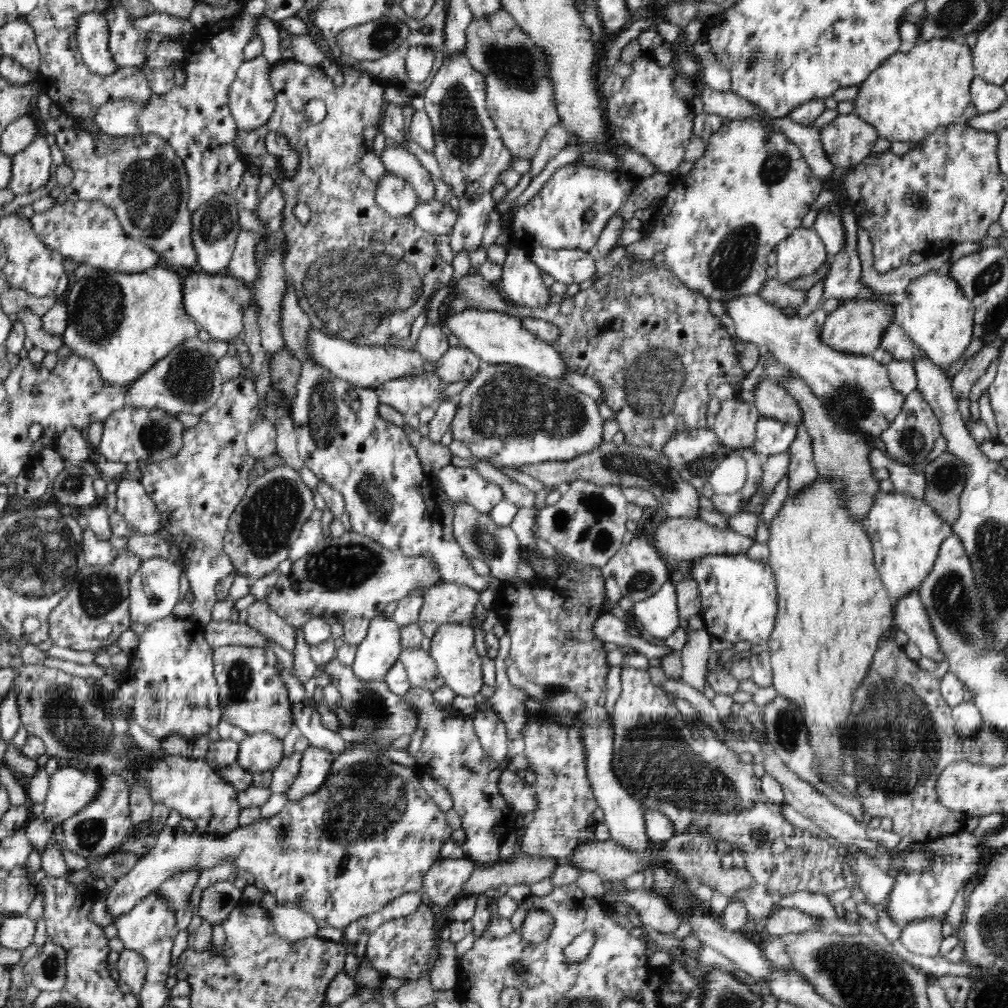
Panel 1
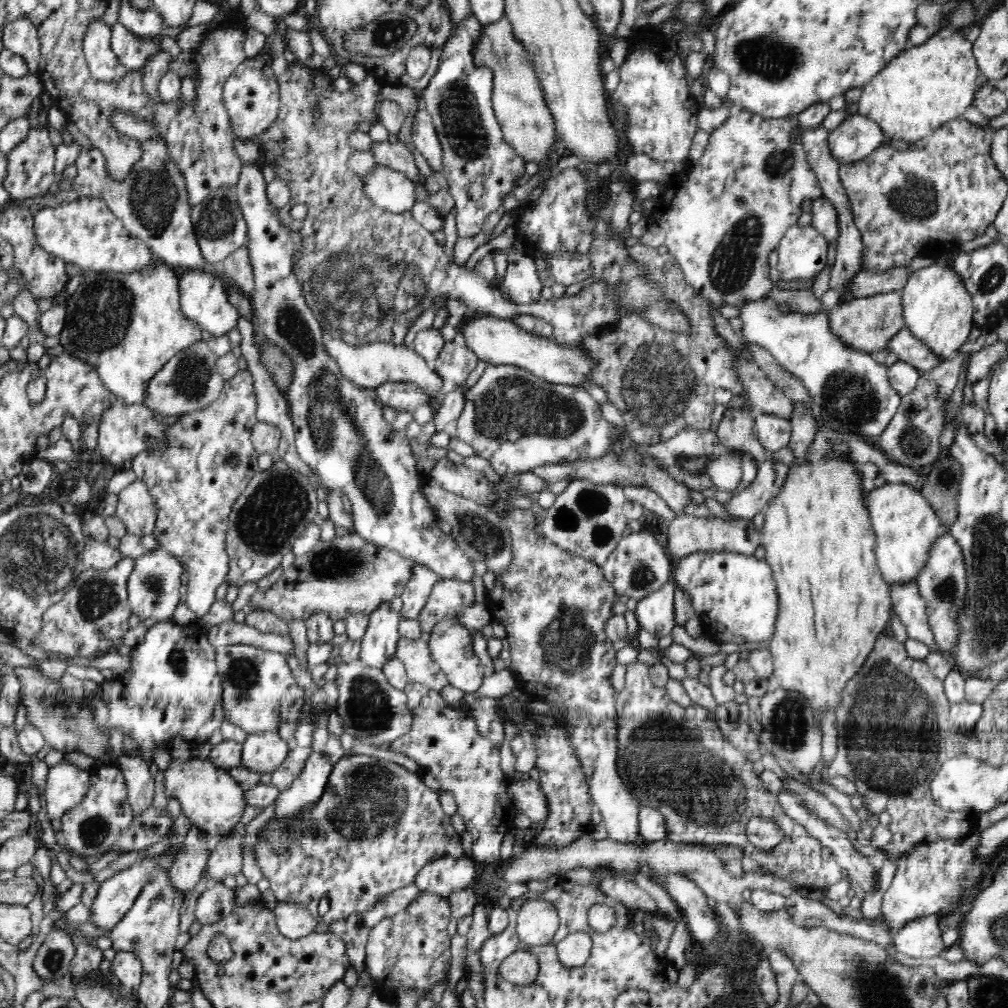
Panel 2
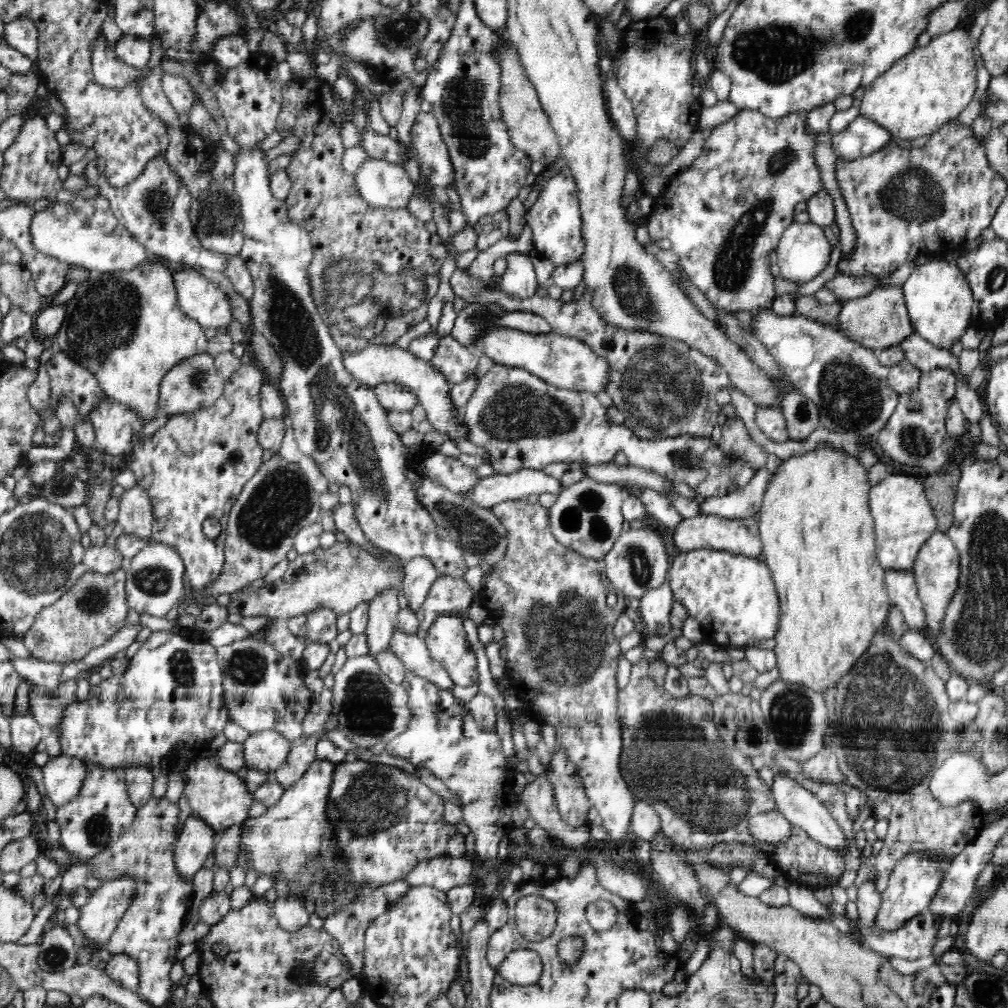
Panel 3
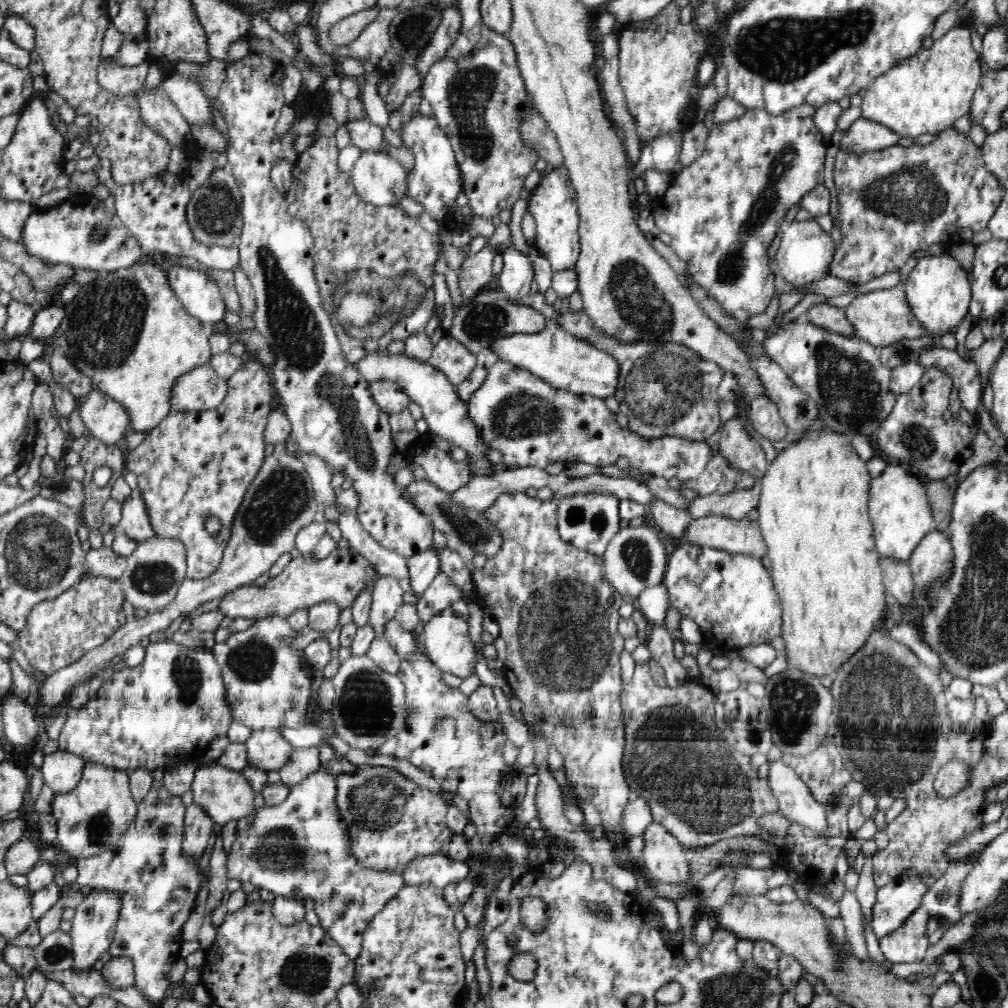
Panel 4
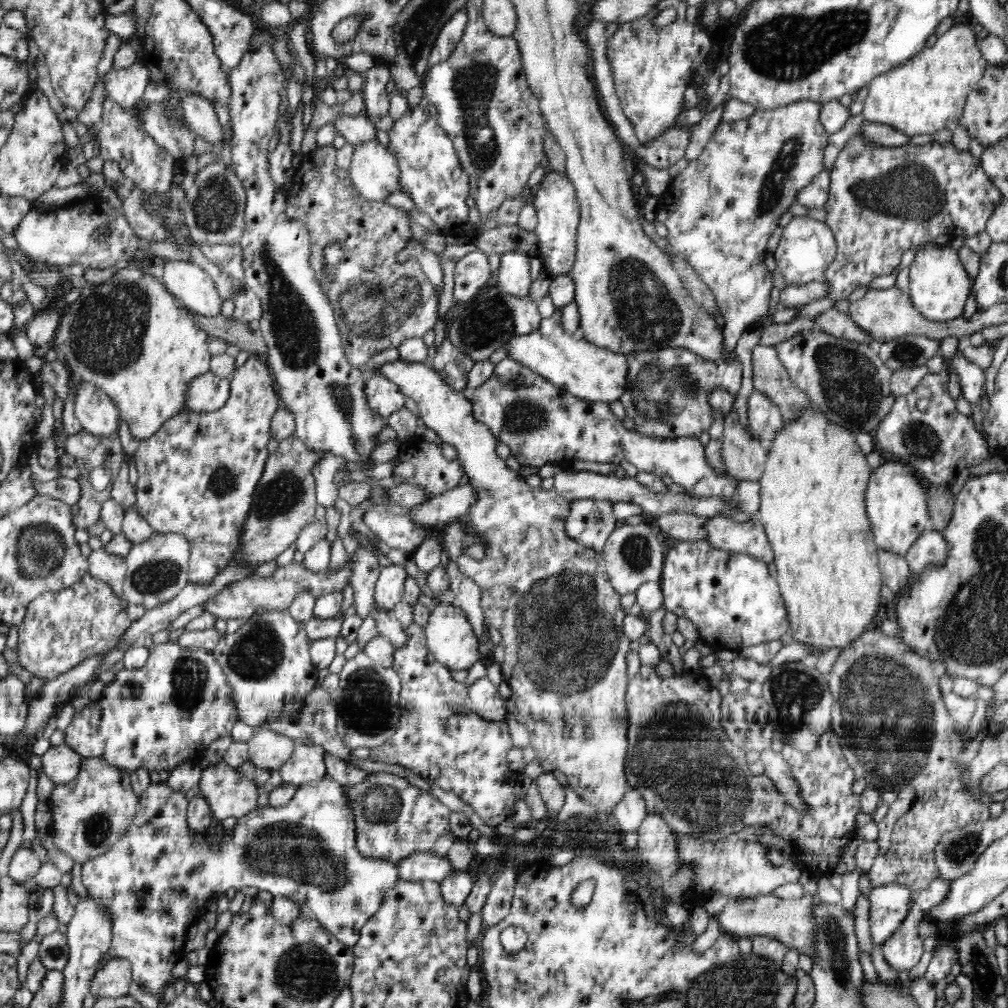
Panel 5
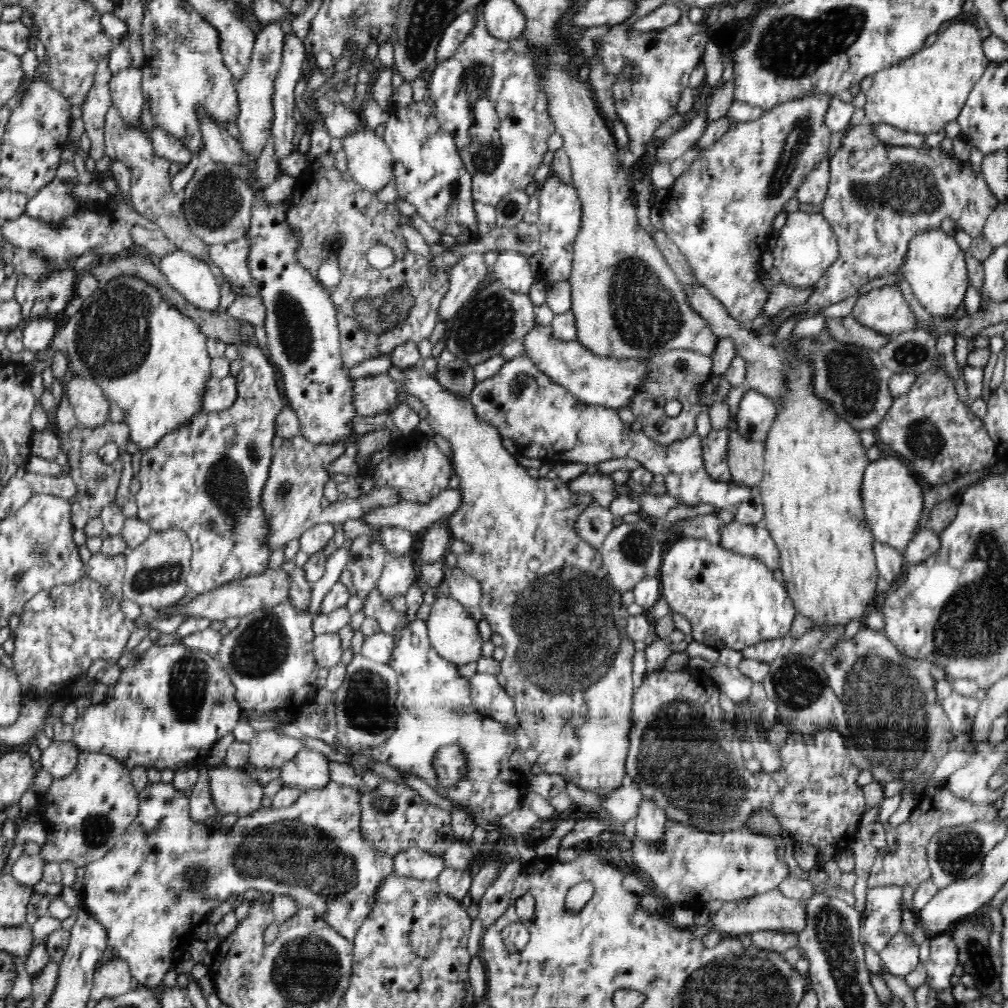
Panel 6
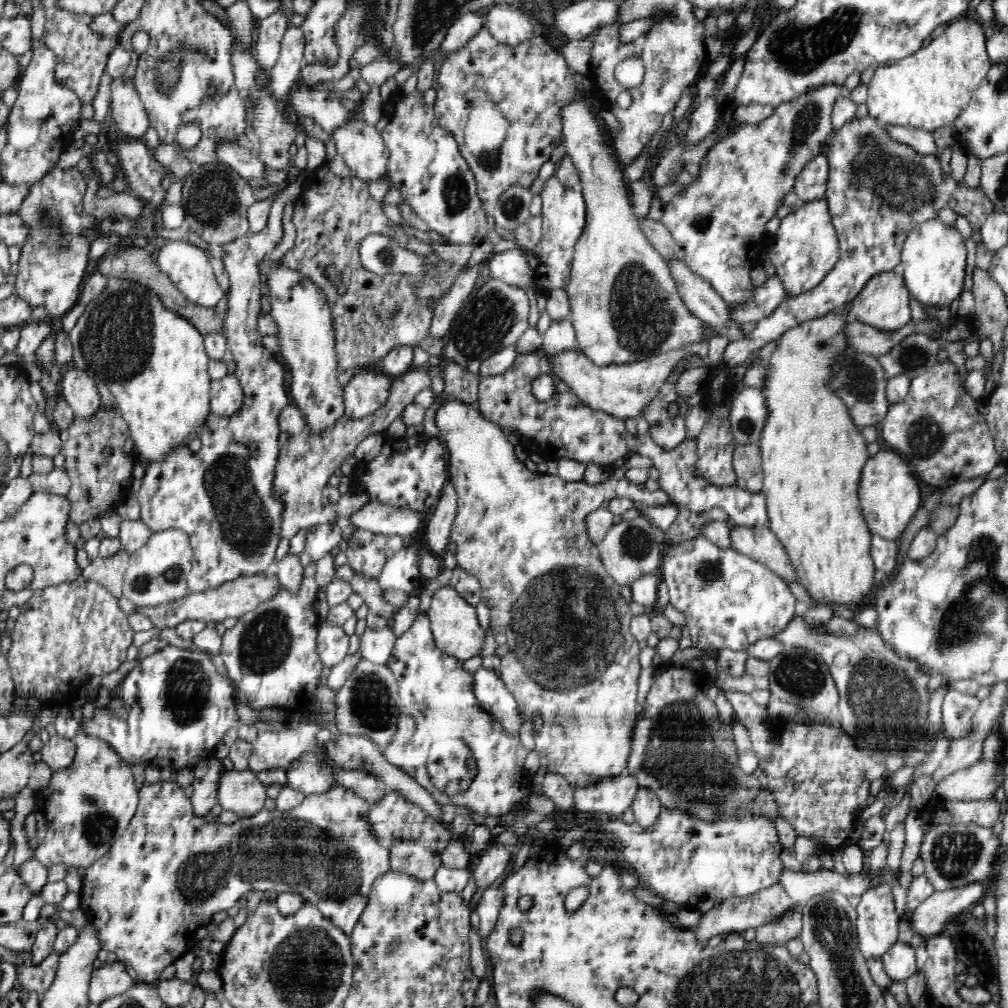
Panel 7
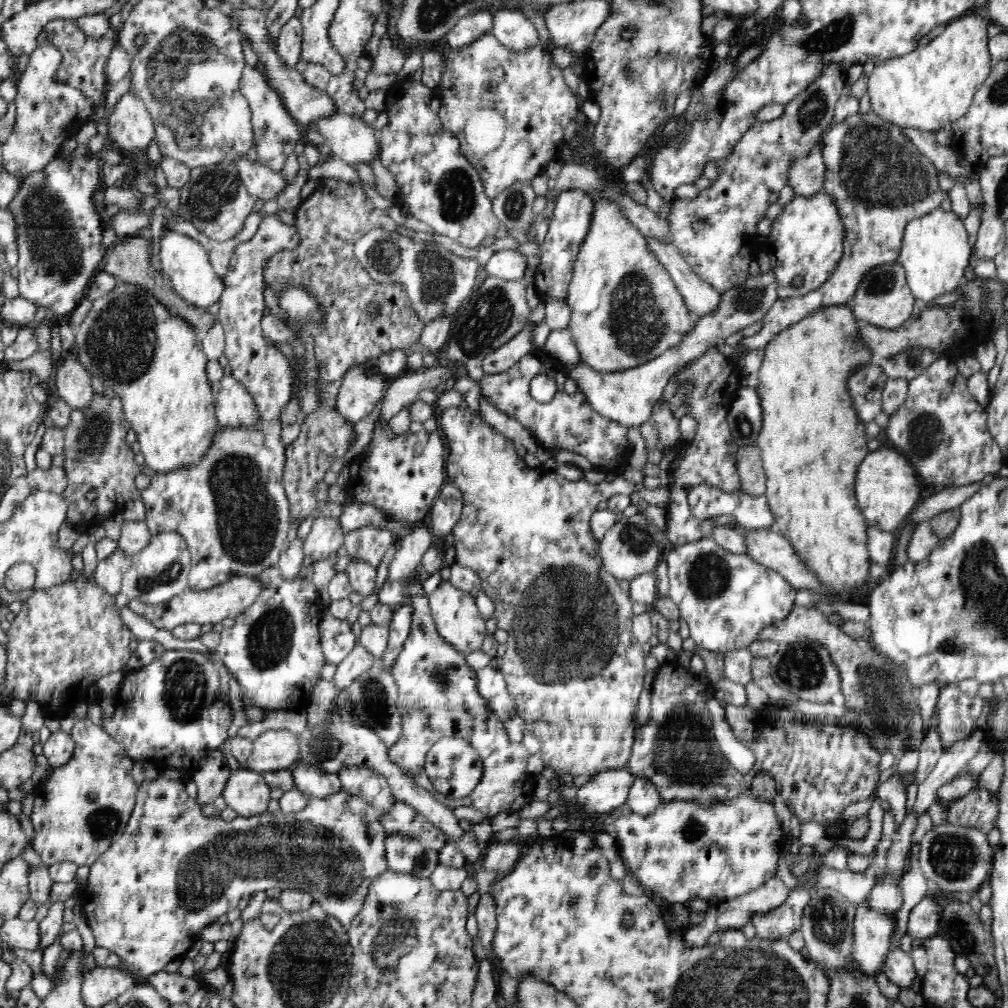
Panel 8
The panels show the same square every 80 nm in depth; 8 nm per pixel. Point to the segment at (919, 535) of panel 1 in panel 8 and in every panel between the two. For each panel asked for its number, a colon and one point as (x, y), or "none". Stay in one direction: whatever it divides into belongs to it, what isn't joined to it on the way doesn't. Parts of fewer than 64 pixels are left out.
2: (904, 524)
3: (904, 520)
4: (900, 513)
5: (896, 504)
6: (892, 497)
7: (889, 495)
8: (887, 490)

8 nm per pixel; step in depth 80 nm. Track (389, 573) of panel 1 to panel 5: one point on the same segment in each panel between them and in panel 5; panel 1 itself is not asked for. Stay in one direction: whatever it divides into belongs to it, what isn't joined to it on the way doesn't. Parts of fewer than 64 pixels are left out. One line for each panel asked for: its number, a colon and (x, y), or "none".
2: (348, 575)
3: (340, 577)
4: (304, 582)
5: (242, 599)

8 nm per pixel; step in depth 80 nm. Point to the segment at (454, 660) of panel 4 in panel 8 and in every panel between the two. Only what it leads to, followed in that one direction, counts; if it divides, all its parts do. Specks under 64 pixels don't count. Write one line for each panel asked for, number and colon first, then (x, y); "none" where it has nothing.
5: (449, 637)
6: (453, 633)
7: (455, 626)
8: (458, 620)

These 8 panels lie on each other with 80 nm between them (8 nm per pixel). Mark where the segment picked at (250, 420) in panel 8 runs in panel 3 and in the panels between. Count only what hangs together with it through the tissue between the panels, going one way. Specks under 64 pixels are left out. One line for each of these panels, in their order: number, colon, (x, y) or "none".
3: (194, 385)
4: (201, 390)
5: (208, 393)
6: (220, 394)
7: (227, 398)

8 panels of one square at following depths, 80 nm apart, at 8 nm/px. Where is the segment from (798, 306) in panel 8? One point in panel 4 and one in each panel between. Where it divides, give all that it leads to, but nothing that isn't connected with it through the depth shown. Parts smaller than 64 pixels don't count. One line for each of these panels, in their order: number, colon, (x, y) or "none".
4: (893, 201)
5: (882, 201)
6: (879, 195)
7: (878, 188)

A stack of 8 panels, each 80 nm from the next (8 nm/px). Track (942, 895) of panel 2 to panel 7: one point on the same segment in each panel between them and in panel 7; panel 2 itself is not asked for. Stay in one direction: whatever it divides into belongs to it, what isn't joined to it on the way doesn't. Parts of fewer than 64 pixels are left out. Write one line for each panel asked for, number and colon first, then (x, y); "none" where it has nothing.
3: (913, 884)
4: (897, 901)
5: (889, 905)
6: (884, 907)
7: (877, 921)

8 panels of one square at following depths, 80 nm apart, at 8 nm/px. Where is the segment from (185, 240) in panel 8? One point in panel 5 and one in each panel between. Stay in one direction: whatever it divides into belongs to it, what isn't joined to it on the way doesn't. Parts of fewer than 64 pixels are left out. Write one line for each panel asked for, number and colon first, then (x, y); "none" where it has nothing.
5: (187, 281)
6: (194, 280)
7: (188, 267)

